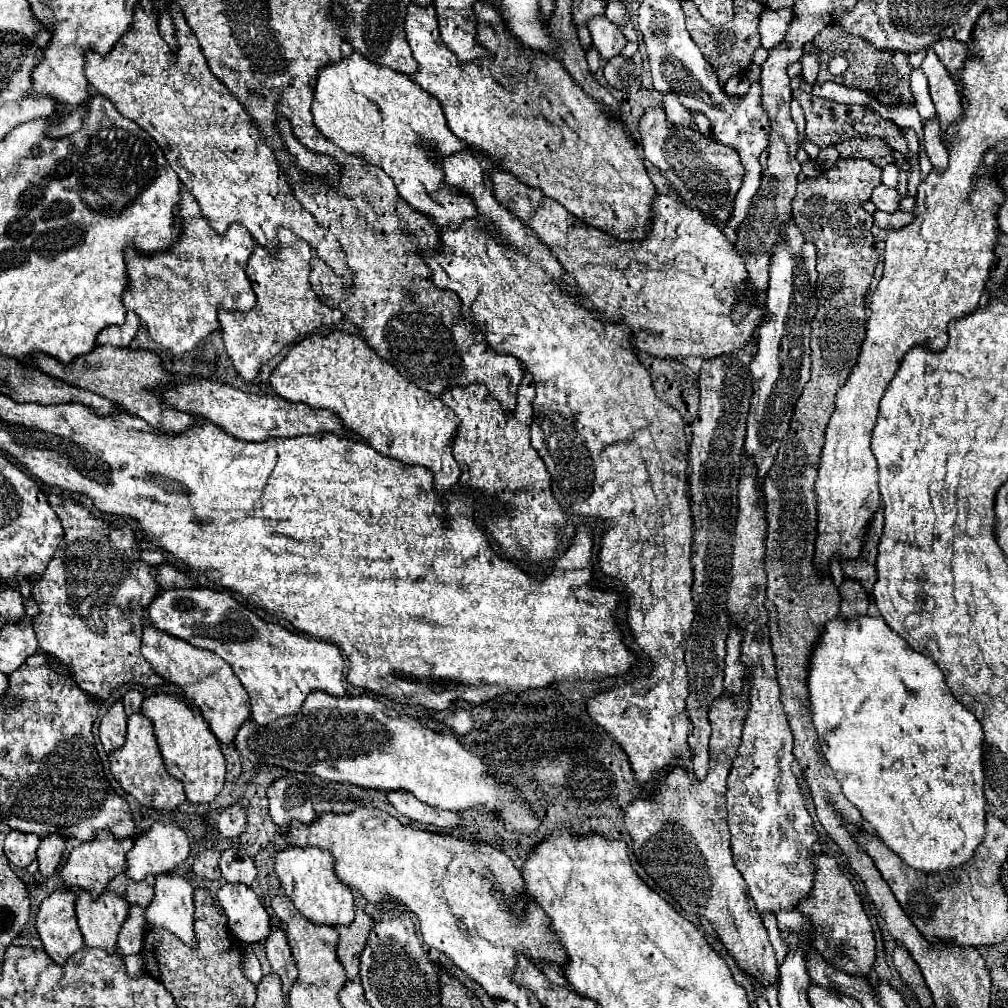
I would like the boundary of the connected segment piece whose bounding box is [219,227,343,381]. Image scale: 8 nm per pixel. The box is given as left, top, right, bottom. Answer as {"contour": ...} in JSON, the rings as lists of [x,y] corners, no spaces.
{"contour":[[[279,227],[277,231],[279,251],[271,253],[257,245],[247,261],[247,279],[257,295],[255,307],[245,313],[225,311],[223,307],[219,309],[225,349],[245,381],[253,381],[257,377],[257,369],[277,355],[281,347],[321,325],[339,325],[343,319],[343,313],[323,305],[309,285],[309,259],[313,257],[309,243],[293,235],[289,229]]]}

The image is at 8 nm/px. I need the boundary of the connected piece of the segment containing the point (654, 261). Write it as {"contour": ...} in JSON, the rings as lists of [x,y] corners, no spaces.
{"contour":[[[515,177],[511,183],[513,185],[507,183],[507,187],[495,189],[497,201],[505,205],[517,219],[521,219],[523,225],[533,229],[537,237],[551,249],[563,269],[577,279],[581,303],[585,303],[589,311],[597,313],[597,317],[607,323],[625,323],[631,329],[631,341],[639,351],[661,359],[719,357],[745,347],[755,335],[757,327],[769,317],[769,311],[755,301],[747,315],[739,323],[733,323],[731,315],[735,311],[739,291],[747,285],[745,261],[713,223],[707,223],[699,211],[687,207],[671,195],[655,197],[653,227],[645,241],[619,241],[609,233],[573,217],[563,205],[557,205],[553,199],[543,195],[543,191],[531,189]]]}

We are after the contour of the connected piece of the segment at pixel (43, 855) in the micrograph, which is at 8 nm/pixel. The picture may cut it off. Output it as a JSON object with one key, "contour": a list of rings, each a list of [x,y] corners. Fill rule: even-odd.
{"contour":[[[49,835],[45,837],[39,847],[37,847],[37,863],[39,863],[39,873],[45,877],[51,877],[63,857],[67,839],[61,835]]]}

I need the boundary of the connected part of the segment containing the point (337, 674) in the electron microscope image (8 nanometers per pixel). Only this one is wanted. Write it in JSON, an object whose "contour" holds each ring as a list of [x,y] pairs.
{"contour":[[[189,587],[189,589],[169,589],[159,593],[151,605],[147,607],[147,619],[153,627],[157,627],[159,631],[183,639],[195,647],[201,649],[209,649],[213,653],[217,653],[223,661],[227,661],[233,669],[233,673],[239,677],[239,681],[243,683],[243,687],[249,693],[251,699],[251,719],[265,727],[271,721],[285,717],[285,715],[293,715],[301,709],[305,697],[311,691],[323,691],[327,695],[333,697],[343,697],[345,695],[345,687],[343,687],[343,657],[337,645],[329,643],[329,641],[321,641],[303,633],[291,633],[285,627],[277,625],[277,623],[269,623],[263,621],[261,617],[257,617],[253,611],[249,611],[247,607],[239,605],[235,599],[231,599],[229,593],[223,591],[213,591],[213,589],[203,589],[203,587]]]}

